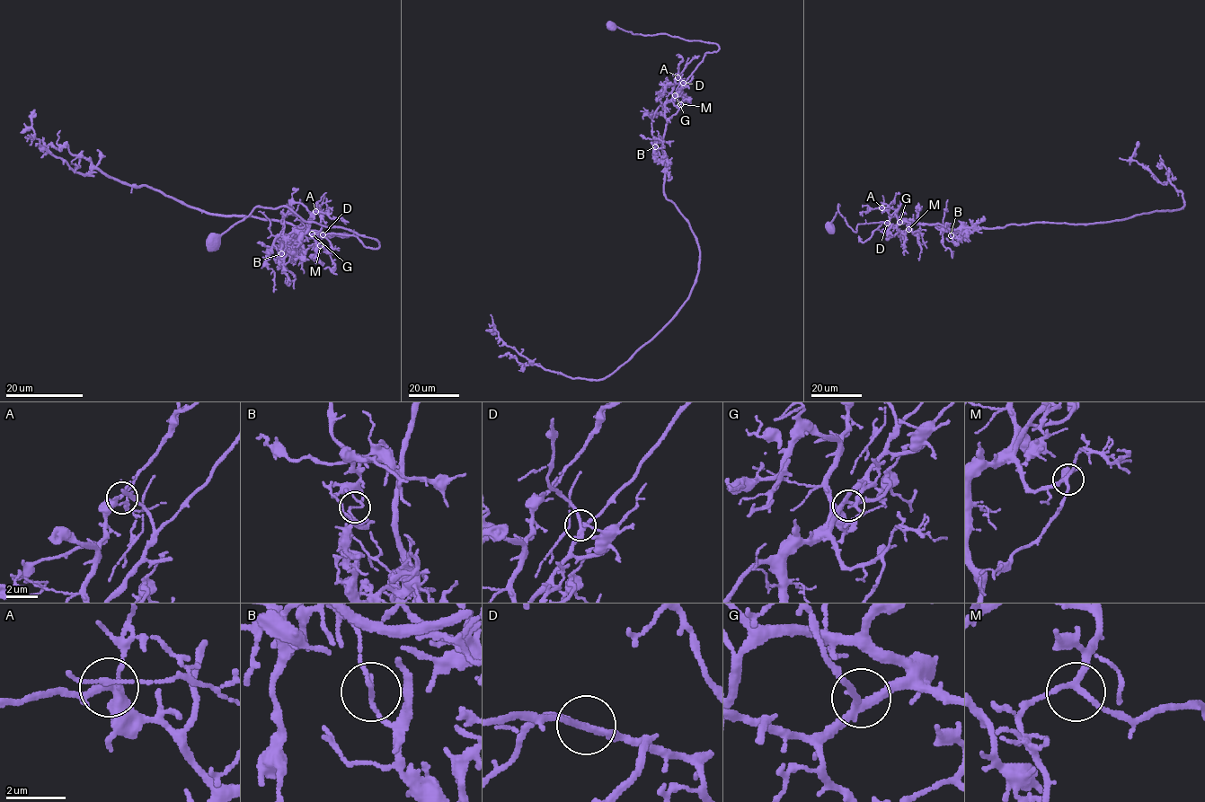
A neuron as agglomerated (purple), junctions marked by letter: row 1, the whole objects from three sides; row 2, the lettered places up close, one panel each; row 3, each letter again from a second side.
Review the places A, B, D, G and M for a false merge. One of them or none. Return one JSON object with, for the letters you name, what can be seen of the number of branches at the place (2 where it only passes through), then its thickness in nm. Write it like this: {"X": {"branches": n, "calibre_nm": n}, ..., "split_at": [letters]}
{"B": {"branches": 2, "calibre_nm": 150}, "split_at": ["B"]}

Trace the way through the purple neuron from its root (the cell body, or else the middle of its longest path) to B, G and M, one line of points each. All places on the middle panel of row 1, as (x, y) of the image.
B: (611, 25), (634, 34), (667, 33), (719, 47), (716, 52), (705, 54), (665, 104), (666, 131), (656, 145)
G: (611, 25), (634, 34), (667, 33), (685, 39), (714, 43), (719, 47), (716, 52), (705, 54), (675, 95)
M: (611, 25), (634, 34), (667, 33), (719, 47), (716, 52), (705, 54), (675, 94), (673, 104), (680, 104)

